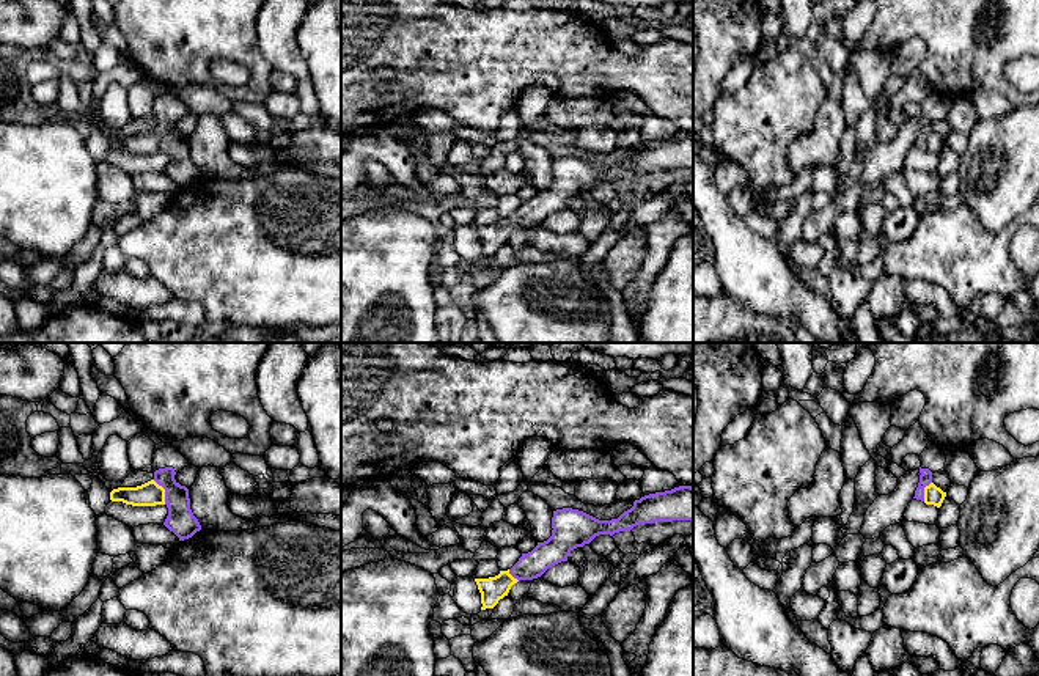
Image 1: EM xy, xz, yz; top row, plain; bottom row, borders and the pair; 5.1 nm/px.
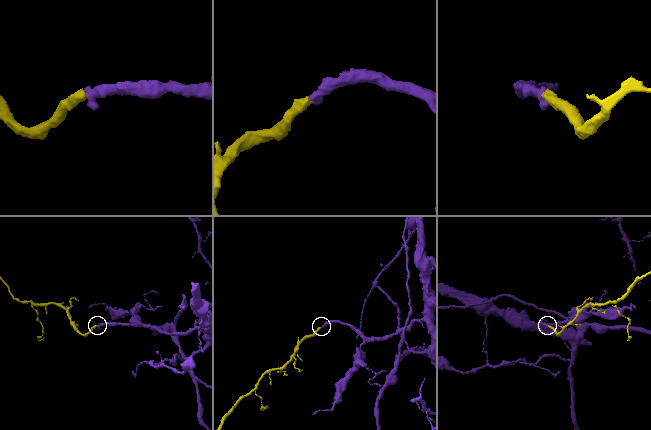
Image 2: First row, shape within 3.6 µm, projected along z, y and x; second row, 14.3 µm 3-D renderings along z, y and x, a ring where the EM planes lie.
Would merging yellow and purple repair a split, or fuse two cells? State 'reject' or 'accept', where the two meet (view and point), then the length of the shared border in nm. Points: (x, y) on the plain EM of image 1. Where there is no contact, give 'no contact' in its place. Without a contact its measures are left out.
accept | xy (164, 139) | 140 nm

